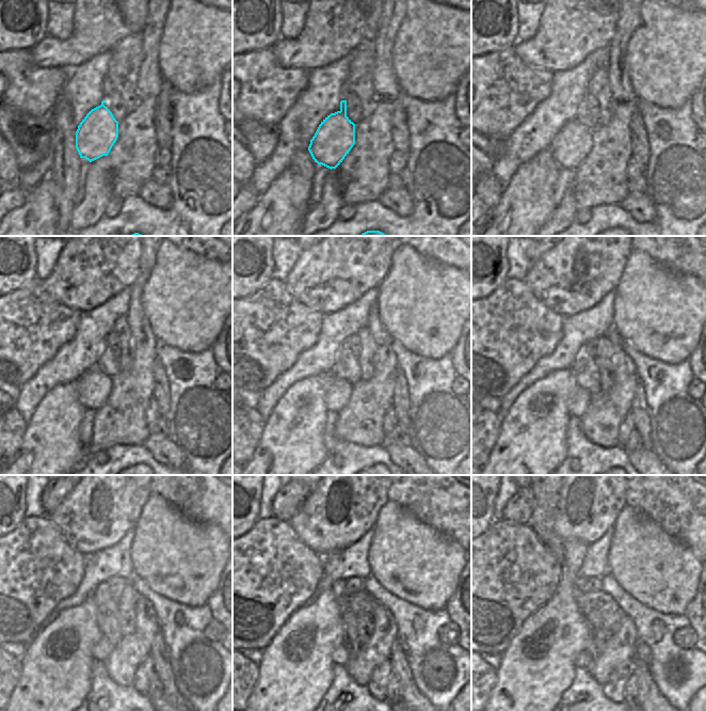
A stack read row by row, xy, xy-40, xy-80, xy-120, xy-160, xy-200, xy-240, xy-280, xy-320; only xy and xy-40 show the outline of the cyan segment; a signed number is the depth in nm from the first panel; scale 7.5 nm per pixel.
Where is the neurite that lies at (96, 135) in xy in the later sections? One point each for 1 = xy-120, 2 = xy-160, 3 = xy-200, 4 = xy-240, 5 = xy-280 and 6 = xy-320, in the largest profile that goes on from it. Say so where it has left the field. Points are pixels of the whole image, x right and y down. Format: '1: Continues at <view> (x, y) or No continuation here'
1: Continues at xy-120 (94, 386)
2: Continues at xy-160 (346, 372)
3: Continues at xy-200 (584, 369)
4: Continues at xy-240 (107, 607)
5: Continues at xy-280 (341, 654)
6: Continues at xy-320 (586, 660).

